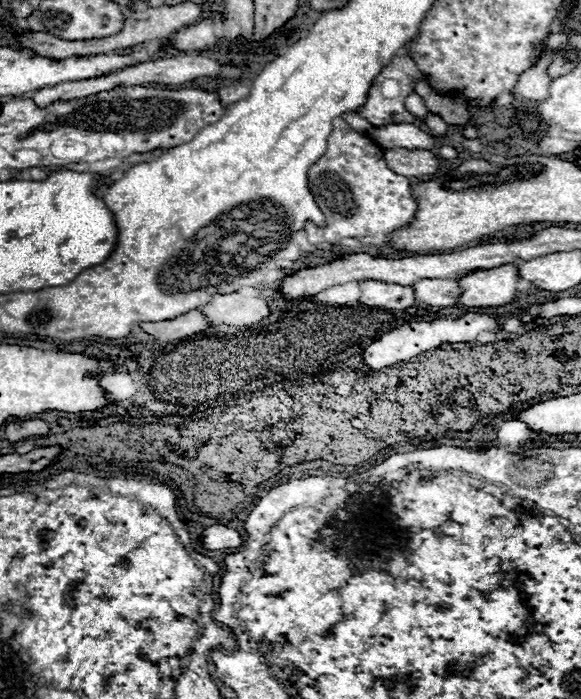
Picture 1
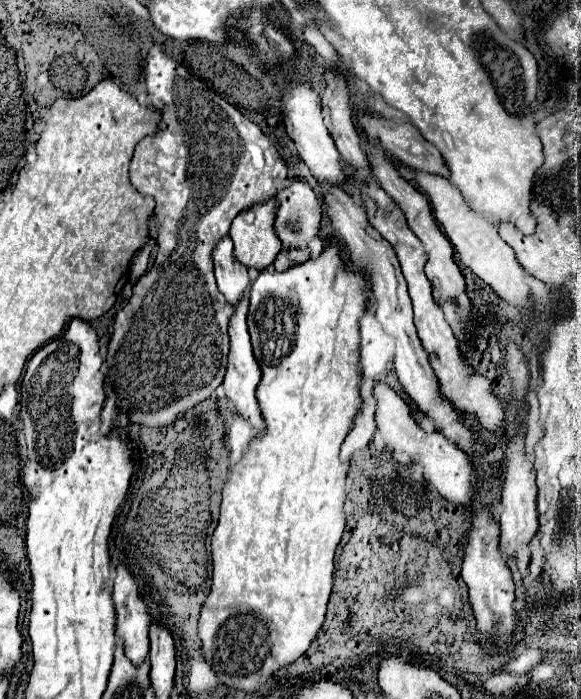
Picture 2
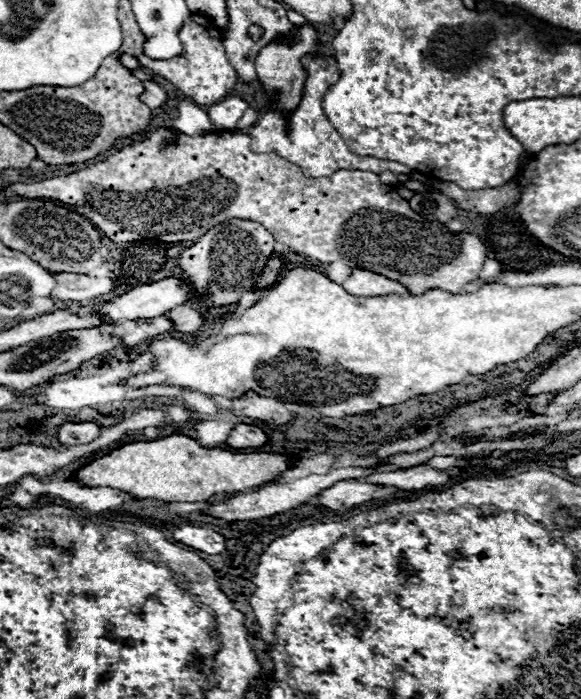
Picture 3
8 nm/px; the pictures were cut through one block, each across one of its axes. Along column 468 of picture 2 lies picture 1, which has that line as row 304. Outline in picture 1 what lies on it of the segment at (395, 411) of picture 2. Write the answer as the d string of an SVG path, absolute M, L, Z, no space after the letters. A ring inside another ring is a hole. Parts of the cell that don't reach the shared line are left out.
M514 264L472 272L458 280L462 286L458 304L468 308L496 308L510 304L518 294L518 278L518 268Z

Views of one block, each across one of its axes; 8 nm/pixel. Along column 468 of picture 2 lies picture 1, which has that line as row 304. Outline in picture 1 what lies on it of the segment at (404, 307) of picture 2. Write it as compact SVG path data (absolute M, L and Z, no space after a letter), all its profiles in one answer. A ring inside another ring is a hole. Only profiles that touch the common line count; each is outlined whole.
M424 278L414 284L420 302L436 308L454 306L462 294L458 280L452 278Z

